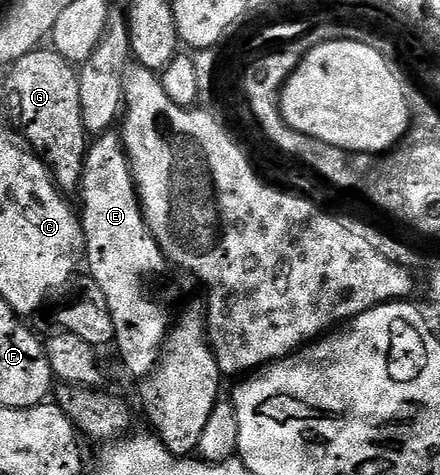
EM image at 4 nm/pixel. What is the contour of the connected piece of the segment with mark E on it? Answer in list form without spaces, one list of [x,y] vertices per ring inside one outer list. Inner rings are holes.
[[[109,130],[97,135],[91,141],[88,153],[84,155],[84,173],[80,179],[78,197],[80,196],[79,207],[82,209],[80,224],[84,228],[84,255],[86,257],[86,272],[90,275],[91,283],[98,285],[102,294],[106,294],[106,302],[110,302],[110,314],[114,314],[114,330],[116,338],[114,348],[120,351],[120,356],[124,359],[124,364],[128,367],[130,375],[136,379],[136,388],[140,391],[140,404],[144,407],[144,412],[148,415],[148,420],[152,423],[151,431],[162,441],[175,456],[188,458],[199,449],[202,442],[202,430],[206,427],[206,422],[210,422],[210,414],[214,414],[214,406],[221,399],[220,380],[222,373],[216,355],[212,352],[212,346],[208,343],[208,314],[206,304],[203,299],[191,296],[184,288],[179,288],[174,281],[168,277],[170,265],[164,256],[164,251],[158,246],[158,242],[150,234],[150,230],[144,221],[144,212],[140,208],[140,197],[136,195],[136,183],[132,177],[132,168],[128,165],[128,156],[124,152],[124,141],[119,135],[115,136],[115,131]]]

